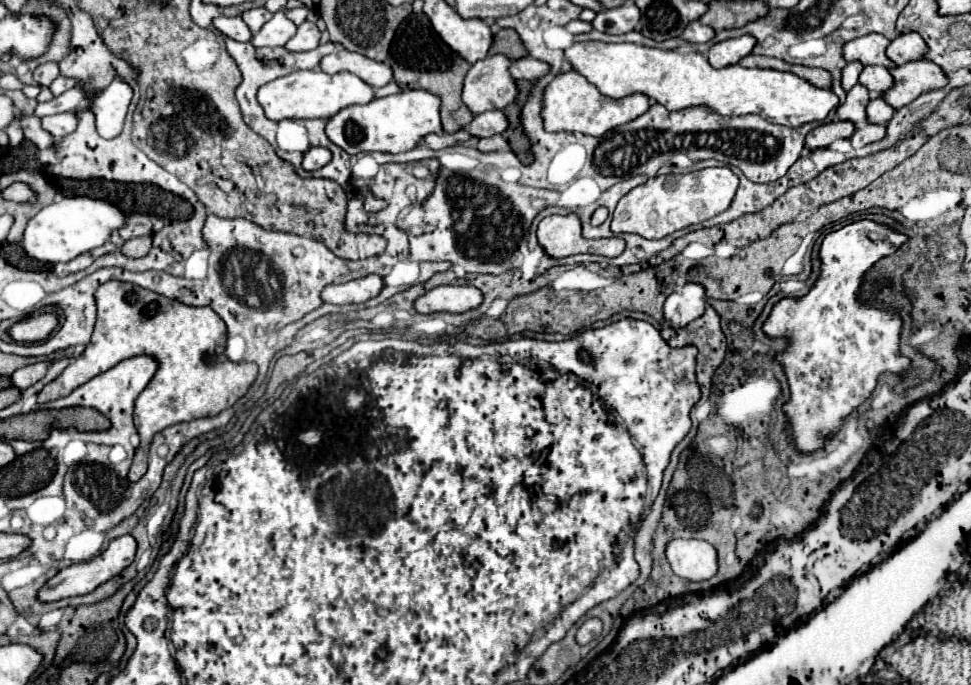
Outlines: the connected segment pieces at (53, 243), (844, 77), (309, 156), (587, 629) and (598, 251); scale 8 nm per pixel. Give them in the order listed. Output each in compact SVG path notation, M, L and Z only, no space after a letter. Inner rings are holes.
M63 197L43 207L25 227L23 249L31 259L41 263L67 263L81 253L103 245L109 235L125 225L125 215L111 203L89 197Z
M847 63L847 65L843 67L843 71L841 71L841 87L843 87L845 91L849 91L849 89L857 83L861 69L863 69L861 63Z
M311 147L309 151L303 153L301 167L305 171L317 171L317 169L325 167L329 161L331 161L331 151L327 151L323 147Z
M587 619L587 621L577 629L575 641L577 641L579 645L591 643L595 637L601 635L601 629L603 629L603 623L601 623L599 619Z
M575 213L549 215L541 219L537 227L537 239L539 245L545 249L545 253L555 259L577 253L619 257L625 251L625 241L621 237L585 239L581 235L581 221Z

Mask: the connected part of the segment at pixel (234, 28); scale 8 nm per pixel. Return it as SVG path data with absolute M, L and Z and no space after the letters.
M215 17L213 19L213 27L235 41L249 41L251 39L251 31L249 27L245 27L245 21L241 17Z

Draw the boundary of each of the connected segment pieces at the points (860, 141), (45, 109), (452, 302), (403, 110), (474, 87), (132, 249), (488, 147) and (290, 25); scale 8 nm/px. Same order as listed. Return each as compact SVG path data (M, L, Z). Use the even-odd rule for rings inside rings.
M865 125L865 127L855 129L855 133L851 135L851 145L855 149L859 149L859 147L865 147L883 137L885 137L885 125Z
M73 87L69 91L65 91L59 97L53 97L47 103L37 103L35 107L35 115L37 117L45 117L45 115L55 115L55 113L65 113L65 111L77 111L77 107L85 107L85 91L81 91L81 87Z
M439 285L425 295L417 297L413 307L417 313L463 313L479 307L483 295L477 287L471 285Z
M423 89L401 91L397 95L387 97L373 97L365 105L349 105L339 113L335 113L325 125L325 135L349 155L361 151L383 151L383 153L409 151L415 145L419 145L421 139L429 133L437 135L443 133L439 119L439 99L437 95Z
M491 55L469 69L463 87L463 103L473 115L503 109L515 101L517 87L515 79L509 79L509 63L505 55Z
M135 237L125 241L125 245L121 247L121 253L127 257L145 257L151 249L151 237Z
M493 135L487 139L479 139L477 149L479 151L499 151L499 149L509 149L509 143L503 135Z
M277 11L269 23L261 27L261 31L251 39L255 47L275 47L285 45L295 35L295 23L285 17L283 11Z

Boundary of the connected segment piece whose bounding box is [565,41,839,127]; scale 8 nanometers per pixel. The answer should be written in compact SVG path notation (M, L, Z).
M585 41L567 47L565 57L577 73L581 73L601 91L601 95L619 99L631 93L643 93L669 111L705 105L719 115L757 113L777 125L801 127L811 121L823 121L829 111L839 105L839 99L833 95L833 91L817 89L793 73L781 73L773 69L745 69L739 65L713 69L705 55L695 51L679 53L635 43Z

